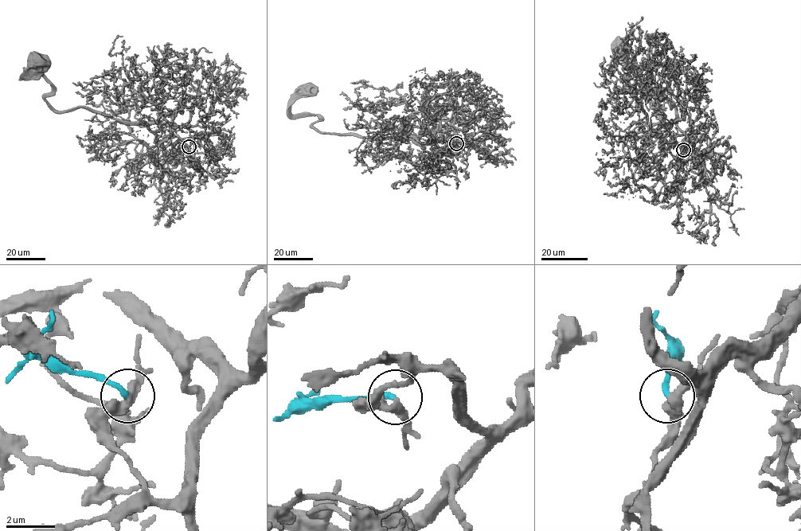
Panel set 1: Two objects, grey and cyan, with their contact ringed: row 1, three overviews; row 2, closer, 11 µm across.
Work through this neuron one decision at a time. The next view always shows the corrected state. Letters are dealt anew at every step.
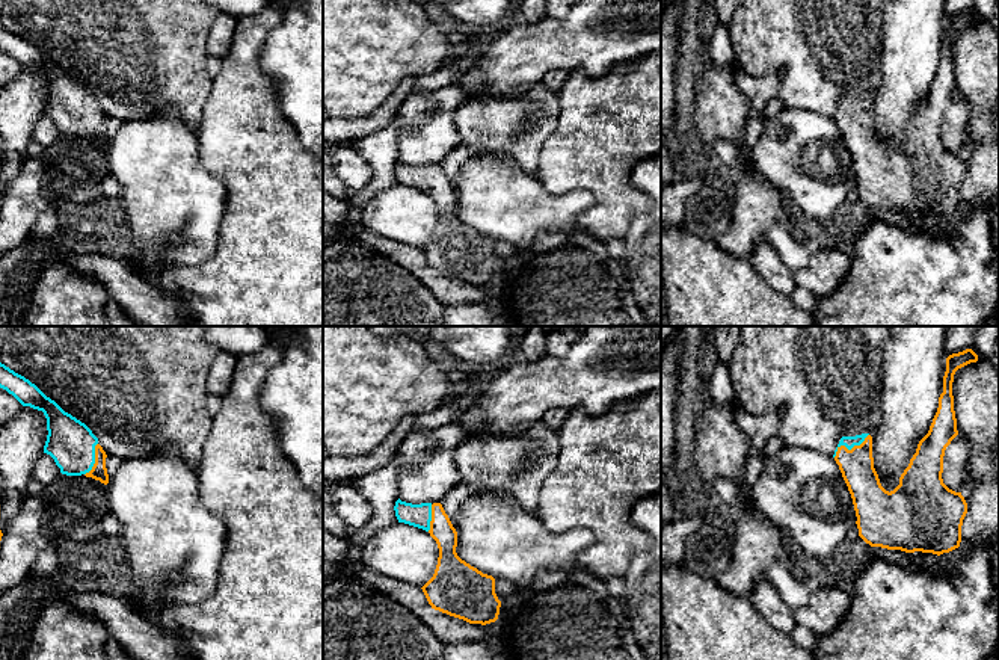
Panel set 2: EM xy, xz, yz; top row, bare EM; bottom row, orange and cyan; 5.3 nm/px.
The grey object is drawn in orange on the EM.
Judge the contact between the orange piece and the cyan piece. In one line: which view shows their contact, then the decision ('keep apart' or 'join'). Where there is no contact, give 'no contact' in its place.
yz | join

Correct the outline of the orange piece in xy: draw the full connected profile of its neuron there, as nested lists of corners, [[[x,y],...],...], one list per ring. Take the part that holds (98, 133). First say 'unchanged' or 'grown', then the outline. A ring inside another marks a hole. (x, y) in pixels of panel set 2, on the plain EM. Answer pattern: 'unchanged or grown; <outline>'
grown; [[[0,24],[0,50],[12,56],[23,68],[42,72],[47,80],[44,115],[50,116],[62,136],[92,139],[109,145],[106,113],[92,92],[65,74],[35,45]]]

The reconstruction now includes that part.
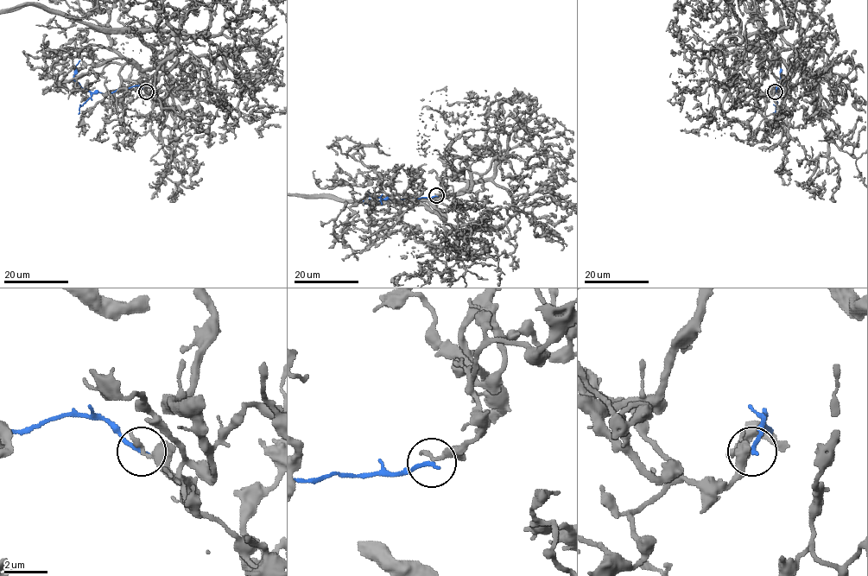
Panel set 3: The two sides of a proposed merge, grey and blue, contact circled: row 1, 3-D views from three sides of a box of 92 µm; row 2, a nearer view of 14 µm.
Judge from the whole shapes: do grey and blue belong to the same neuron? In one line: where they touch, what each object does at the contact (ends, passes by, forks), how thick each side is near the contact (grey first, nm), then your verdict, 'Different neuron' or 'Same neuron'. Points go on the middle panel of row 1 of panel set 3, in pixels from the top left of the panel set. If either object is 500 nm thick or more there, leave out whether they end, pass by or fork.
Place: (436, 195). At the ring grey ends. At the ring blue ends. Thickness 280 nm (grey) against 190 nm. Different neuron

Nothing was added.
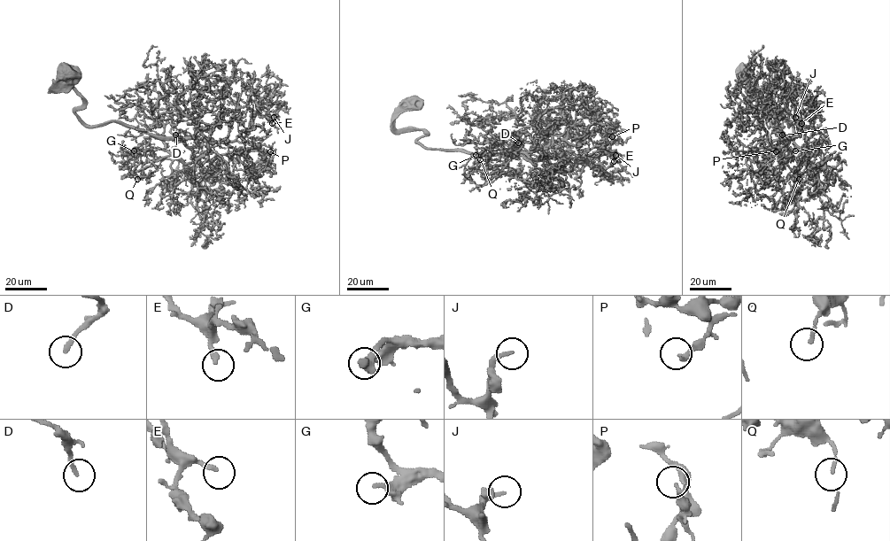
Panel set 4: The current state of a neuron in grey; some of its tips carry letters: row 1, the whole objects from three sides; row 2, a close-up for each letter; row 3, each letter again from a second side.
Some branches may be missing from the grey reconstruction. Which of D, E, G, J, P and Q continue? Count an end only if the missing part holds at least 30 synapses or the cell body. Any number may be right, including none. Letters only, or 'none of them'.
D, G, J

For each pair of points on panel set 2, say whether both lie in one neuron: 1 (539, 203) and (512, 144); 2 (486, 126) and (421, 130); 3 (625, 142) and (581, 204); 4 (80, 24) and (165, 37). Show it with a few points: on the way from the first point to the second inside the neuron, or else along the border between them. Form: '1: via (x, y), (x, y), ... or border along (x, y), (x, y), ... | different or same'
1: border along (492, 153), (513, 159), (534, 175) | different
2: border along (474, 97), (454, 112), (458, 145) | different
3: border along (554, 192), (589, 191), (596, 200) | different
4: via (101, 24), (130, 24), (144, 37) | same

